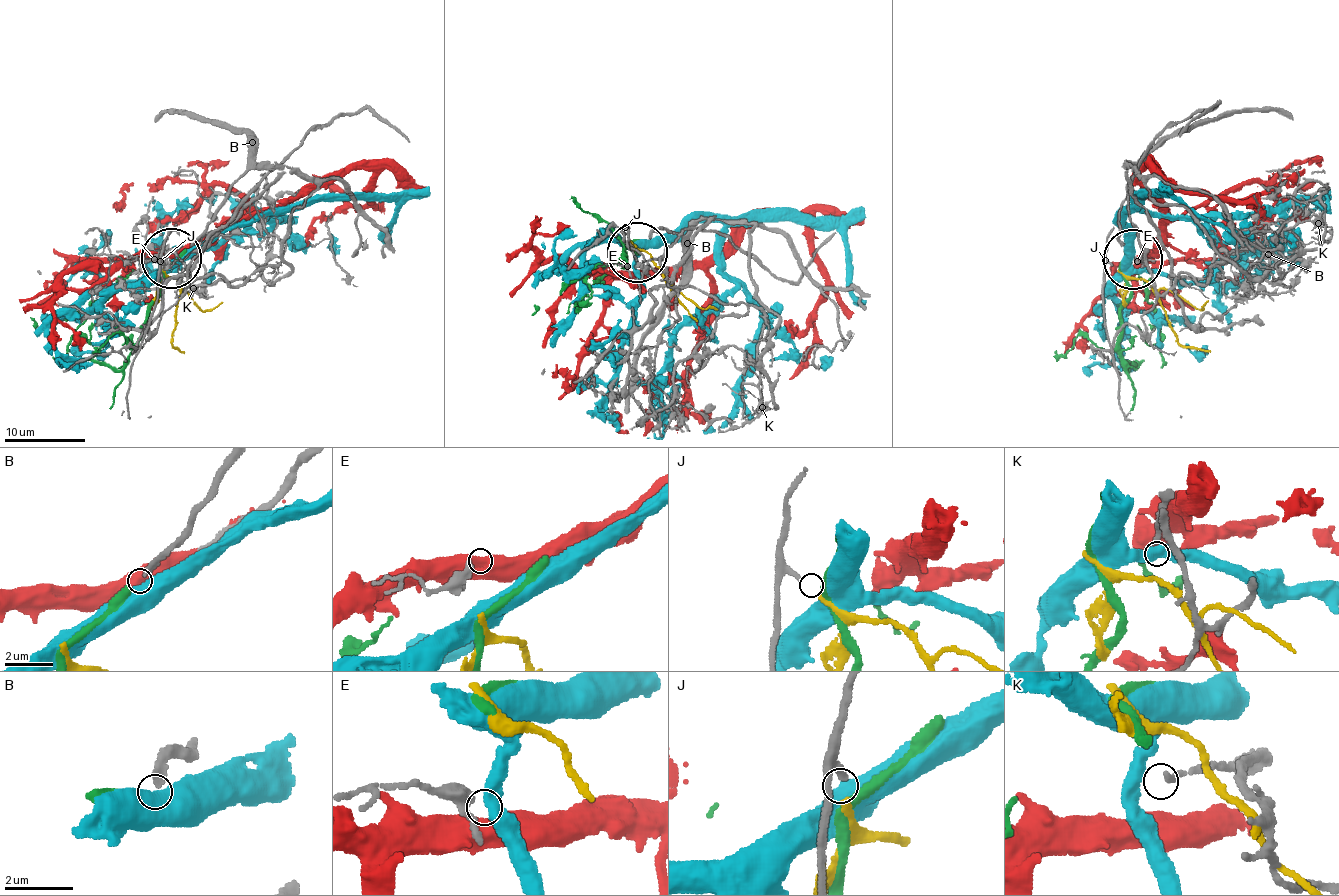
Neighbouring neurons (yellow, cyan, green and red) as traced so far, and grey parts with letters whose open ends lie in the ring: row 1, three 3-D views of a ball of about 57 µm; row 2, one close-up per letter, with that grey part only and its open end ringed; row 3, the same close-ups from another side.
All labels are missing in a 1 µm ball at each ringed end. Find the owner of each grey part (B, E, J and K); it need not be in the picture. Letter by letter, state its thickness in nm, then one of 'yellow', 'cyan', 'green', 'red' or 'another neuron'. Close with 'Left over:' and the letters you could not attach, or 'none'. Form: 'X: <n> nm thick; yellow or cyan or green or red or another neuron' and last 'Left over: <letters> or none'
B: 280 nm thick; green
E: 240 nm thick; red
J: 160 nm thick; yellow
K: 180 nm thick; another neuron
Left over: K

